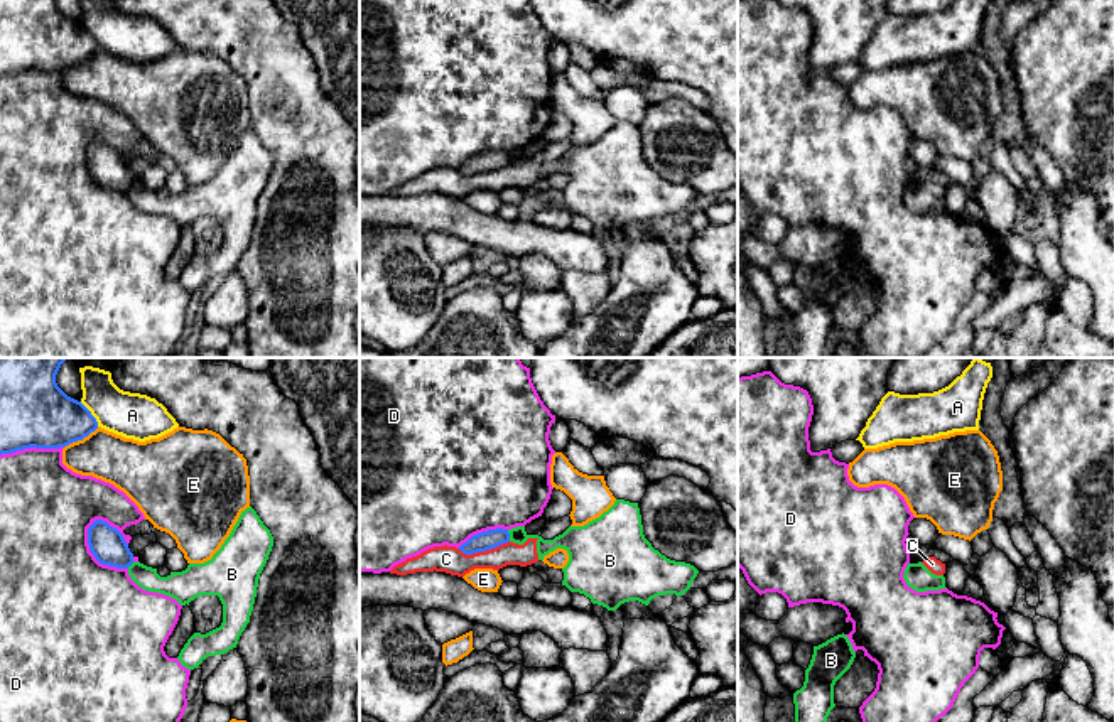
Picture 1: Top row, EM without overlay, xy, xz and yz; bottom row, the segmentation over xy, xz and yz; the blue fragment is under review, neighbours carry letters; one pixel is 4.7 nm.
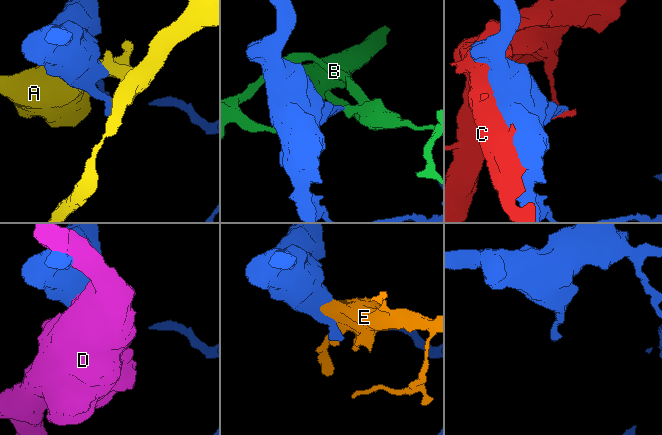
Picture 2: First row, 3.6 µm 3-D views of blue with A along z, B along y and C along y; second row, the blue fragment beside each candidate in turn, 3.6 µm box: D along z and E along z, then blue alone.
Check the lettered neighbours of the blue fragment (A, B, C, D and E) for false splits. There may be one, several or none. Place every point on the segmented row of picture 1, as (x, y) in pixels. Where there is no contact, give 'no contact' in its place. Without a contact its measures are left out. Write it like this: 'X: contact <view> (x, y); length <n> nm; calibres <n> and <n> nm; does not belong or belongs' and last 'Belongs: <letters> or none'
A: contact xy (90, 414); length 150 nm; calibres 320 and 220 nm; does not belong
B: contact xz (508, 535); length 60 nm; calibres 90 and 80 nm; does not belong
C: contact xz (483, 550); length 260 nm; calibres 90 and 130 nm; does not belong
D: contact xy (93, 554); length 280 nm; calibres 170 and 500 nm; does not belong
E: contact xy (81, 439); length 190 nm; calibres 320 and 240 nm; does not belong
Belongs: none

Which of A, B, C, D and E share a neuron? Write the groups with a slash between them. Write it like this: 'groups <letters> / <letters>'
groups A / B / C / D / E

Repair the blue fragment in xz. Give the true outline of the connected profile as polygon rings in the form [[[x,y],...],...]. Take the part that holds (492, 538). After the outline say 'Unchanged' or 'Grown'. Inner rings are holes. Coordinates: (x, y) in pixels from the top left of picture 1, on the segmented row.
[[[496,528],[471,536],[459,550],[466,555],[486,552],[510,542],[508,530]]]. Unchanged

